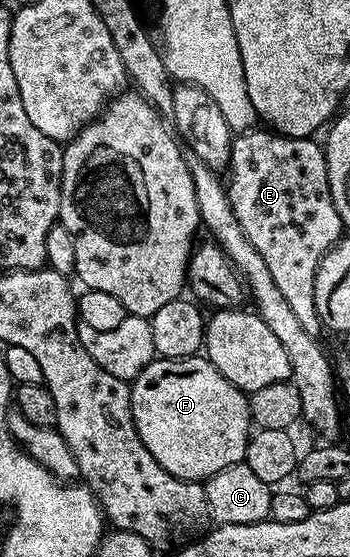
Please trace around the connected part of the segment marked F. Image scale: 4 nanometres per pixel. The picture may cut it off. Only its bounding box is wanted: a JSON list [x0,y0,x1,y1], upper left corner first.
[130,356,253,482]

